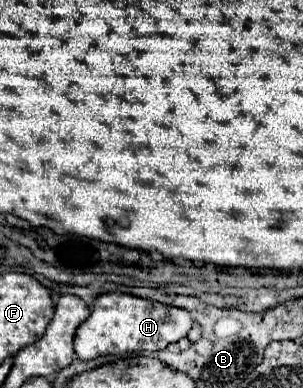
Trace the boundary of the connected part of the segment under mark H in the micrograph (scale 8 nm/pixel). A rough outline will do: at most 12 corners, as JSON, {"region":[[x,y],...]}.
{"region":[[103,293],[75,333],[79,359],[161,351],[187,309]]}

